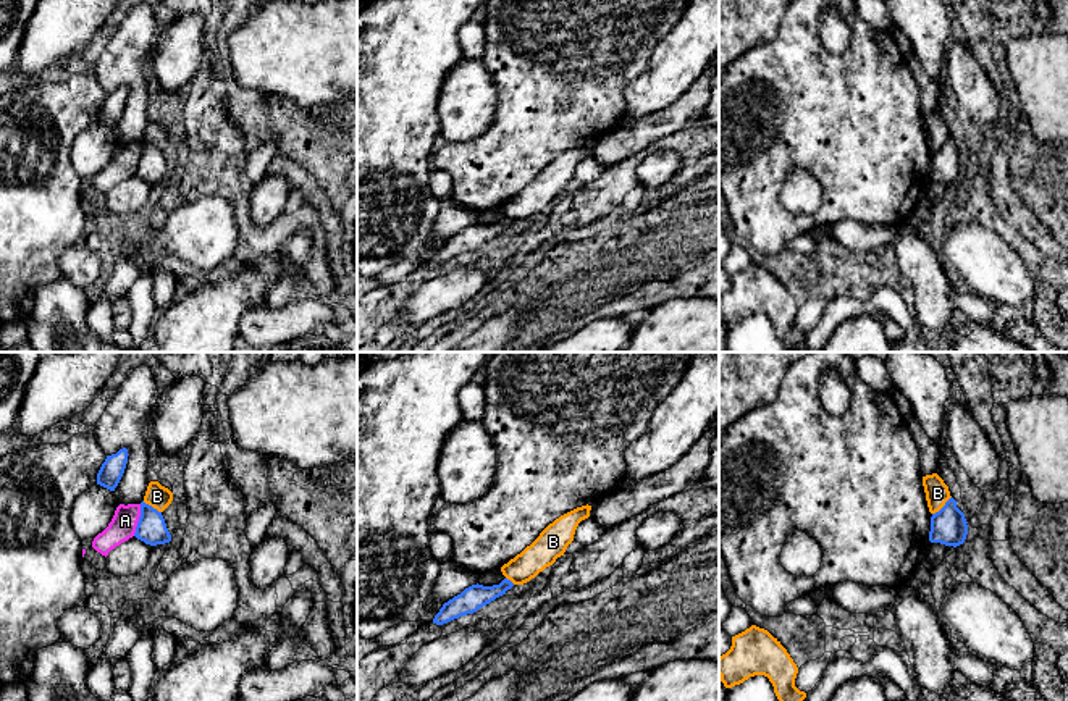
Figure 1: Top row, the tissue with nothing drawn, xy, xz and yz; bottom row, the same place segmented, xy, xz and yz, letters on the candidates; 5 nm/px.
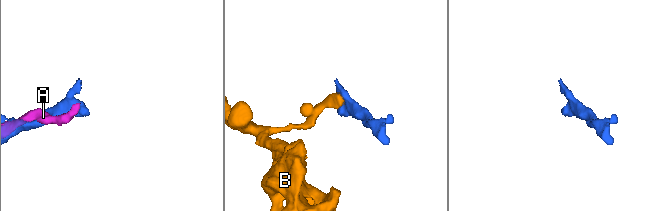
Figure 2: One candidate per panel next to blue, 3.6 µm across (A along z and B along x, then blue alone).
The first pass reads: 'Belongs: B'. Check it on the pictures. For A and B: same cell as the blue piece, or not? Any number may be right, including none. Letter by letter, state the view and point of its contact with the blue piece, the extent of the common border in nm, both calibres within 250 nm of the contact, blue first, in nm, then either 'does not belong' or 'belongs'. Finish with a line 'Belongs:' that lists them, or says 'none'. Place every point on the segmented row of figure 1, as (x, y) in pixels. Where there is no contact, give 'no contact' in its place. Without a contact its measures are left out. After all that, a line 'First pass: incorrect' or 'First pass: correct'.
A: xy (139, 520) | 170 nm | 150/130 nm | does not belong
B: yz (944, 506) | 130 nm | 180/120 nm | does not belong
Belongs: none
First pass: incorrect

